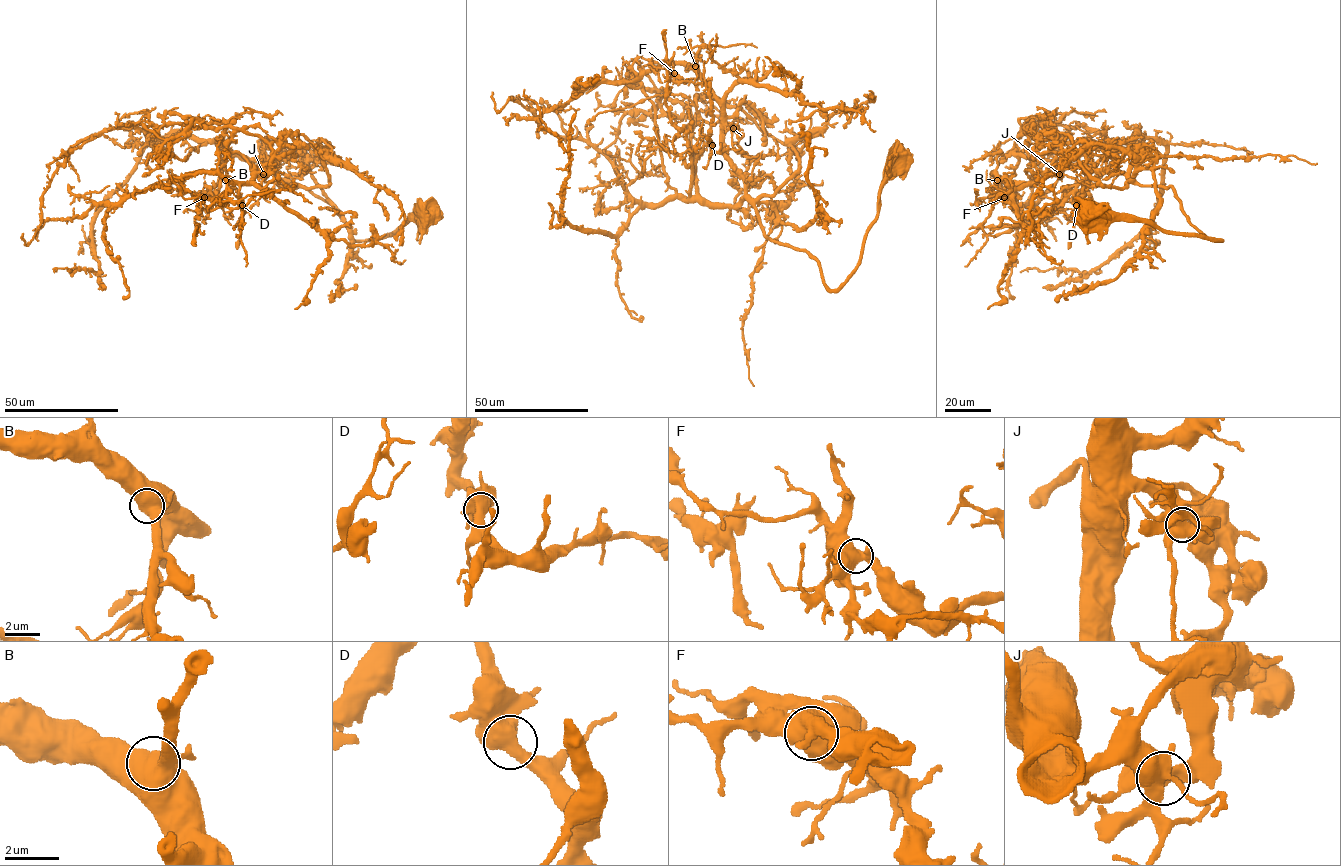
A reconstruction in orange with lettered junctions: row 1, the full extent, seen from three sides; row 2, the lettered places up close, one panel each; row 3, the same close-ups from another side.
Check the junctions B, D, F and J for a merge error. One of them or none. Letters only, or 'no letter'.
J

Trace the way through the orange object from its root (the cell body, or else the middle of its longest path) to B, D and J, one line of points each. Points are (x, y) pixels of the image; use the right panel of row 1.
B: (1085, 212), (1221, 240), (1190, 223), (1171, 187), (1082, 167), (1034, 181), (997, 180)
D: (1085, 212), (1221, 240), (1190, 223), (1171, 187), (1133, 179), (1126, 152), (1103, 155), (1077, 205)
J: (1085, 212), (1221, 240), (1190, 223), (1171, 187), (1082, 167), (1059, 174)

